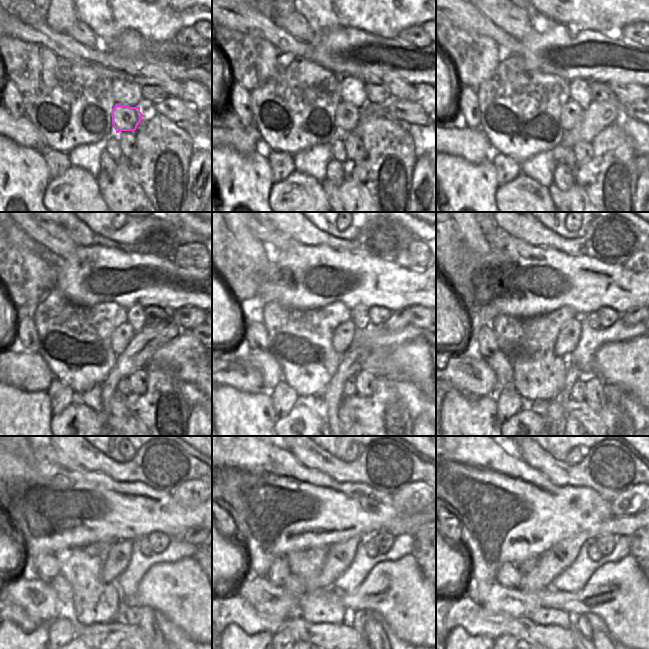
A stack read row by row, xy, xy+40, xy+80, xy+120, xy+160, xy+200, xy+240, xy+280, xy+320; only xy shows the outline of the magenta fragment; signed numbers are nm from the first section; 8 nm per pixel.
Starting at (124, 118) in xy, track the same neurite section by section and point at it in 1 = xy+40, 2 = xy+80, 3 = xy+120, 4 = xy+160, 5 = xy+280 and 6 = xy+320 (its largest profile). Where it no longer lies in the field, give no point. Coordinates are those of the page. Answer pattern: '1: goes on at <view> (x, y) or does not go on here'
1: goes on at xy+40 (347, 117)
2: goes on at xy+80 (571, 113)
3: goes on at xy+120 (121, 337)
4: goes on at xy+160 (340, 343)
5: goes on at xy+280 (334, 567)
6: goes on at xy+320 (550, 565)

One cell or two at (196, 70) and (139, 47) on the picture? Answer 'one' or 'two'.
one

